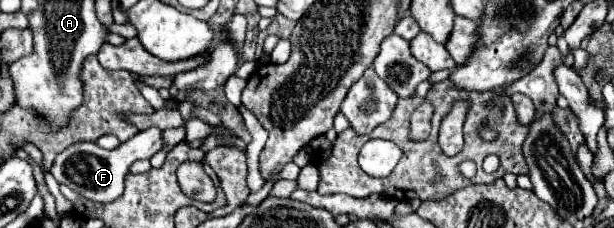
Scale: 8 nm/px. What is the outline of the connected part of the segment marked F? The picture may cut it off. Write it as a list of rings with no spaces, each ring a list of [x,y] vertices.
[[[156,127],[136,133],[126,143],[120,143],[114,151],[106,151],[106,149],[98,147],[96,143],[72,143],[68,149],[64,149],[56,157],[50,173],[54,175],[54,179],[58,183],[68,185],[72,191],[80,193],[82,197],[96,201],[96,203],[110,203],[124,193],[124,177],[126,177],[130,165],[138,159],[150,159],[154,153],[158,153],[162,149],[164,149],[162,131]]]

